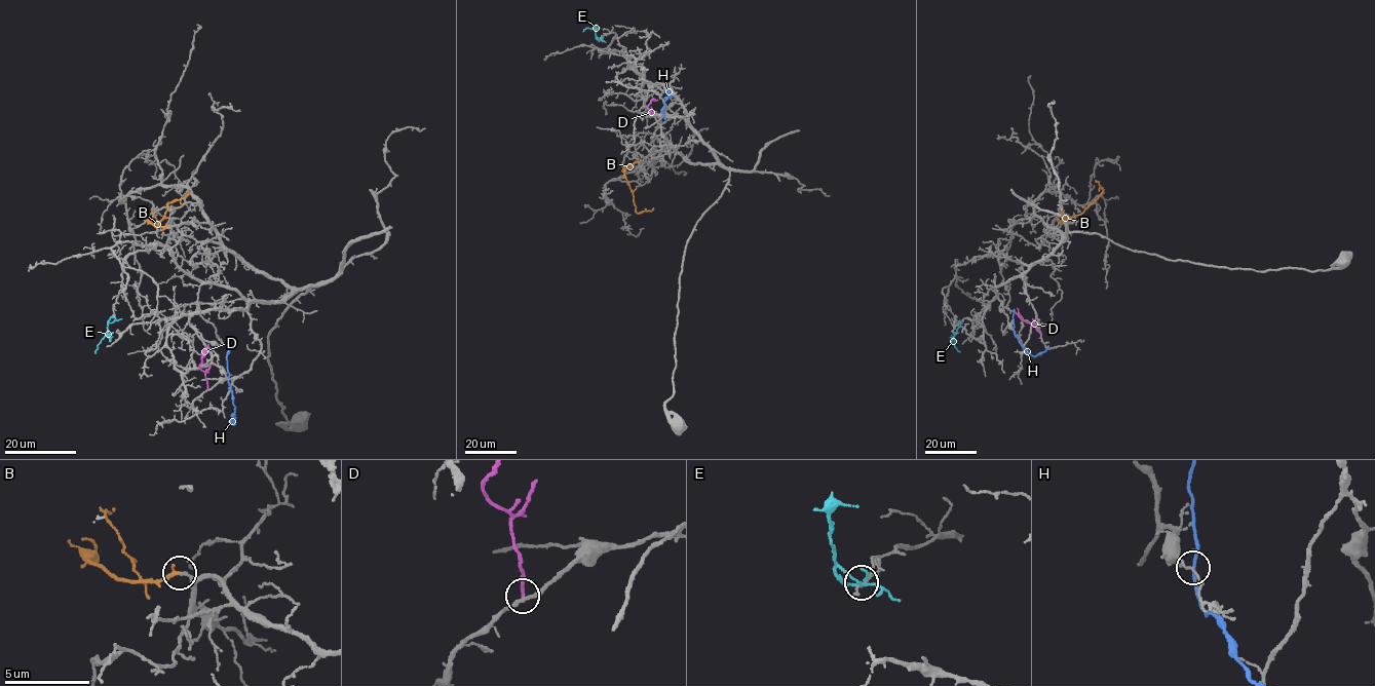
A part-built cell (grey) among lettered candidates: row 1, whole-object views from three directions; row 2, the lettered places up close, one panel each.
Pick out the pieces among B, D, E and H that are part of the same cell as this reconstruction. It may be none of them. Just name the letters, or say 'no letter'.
B

